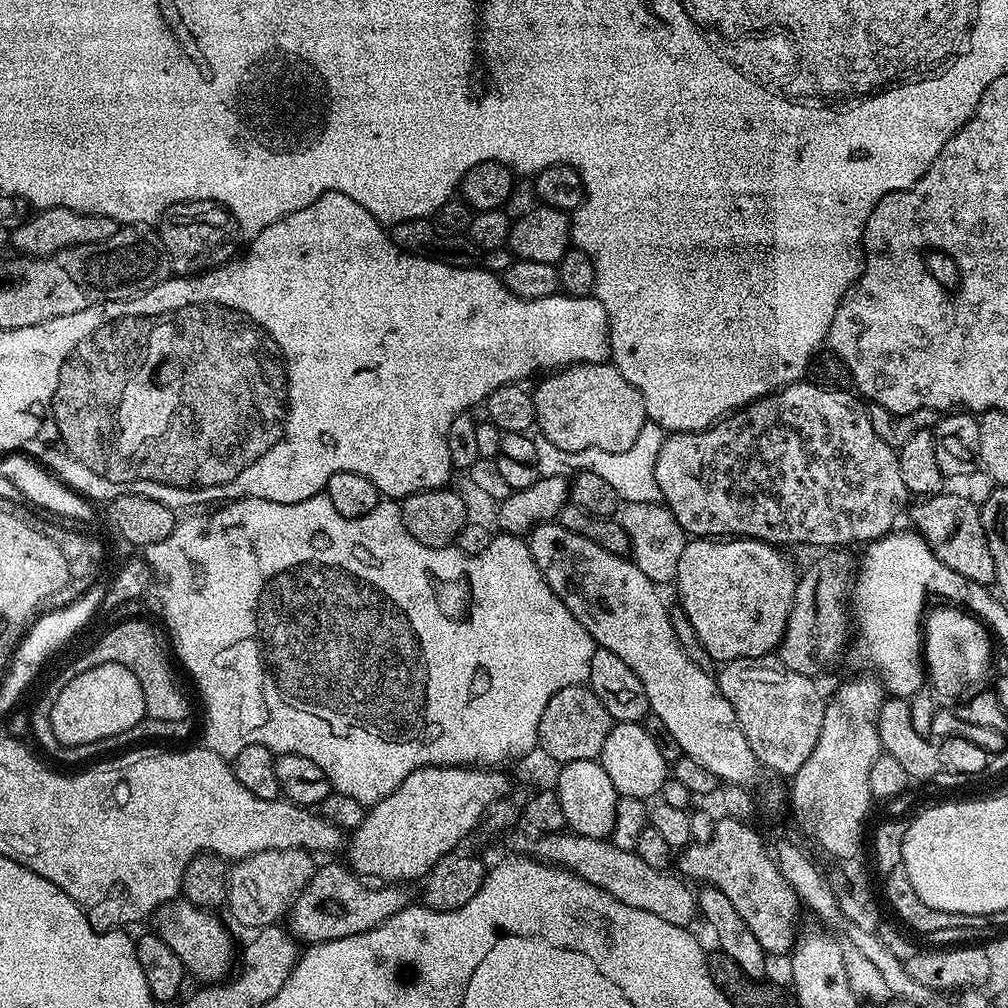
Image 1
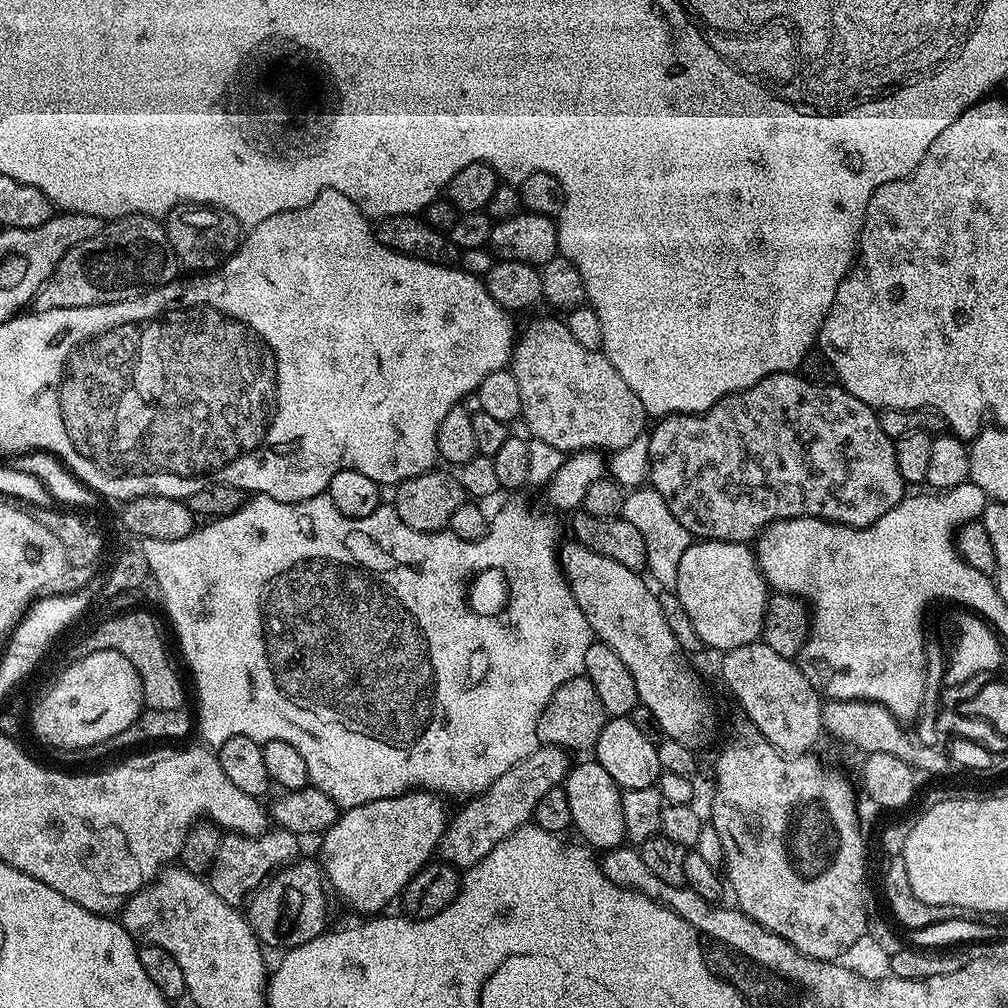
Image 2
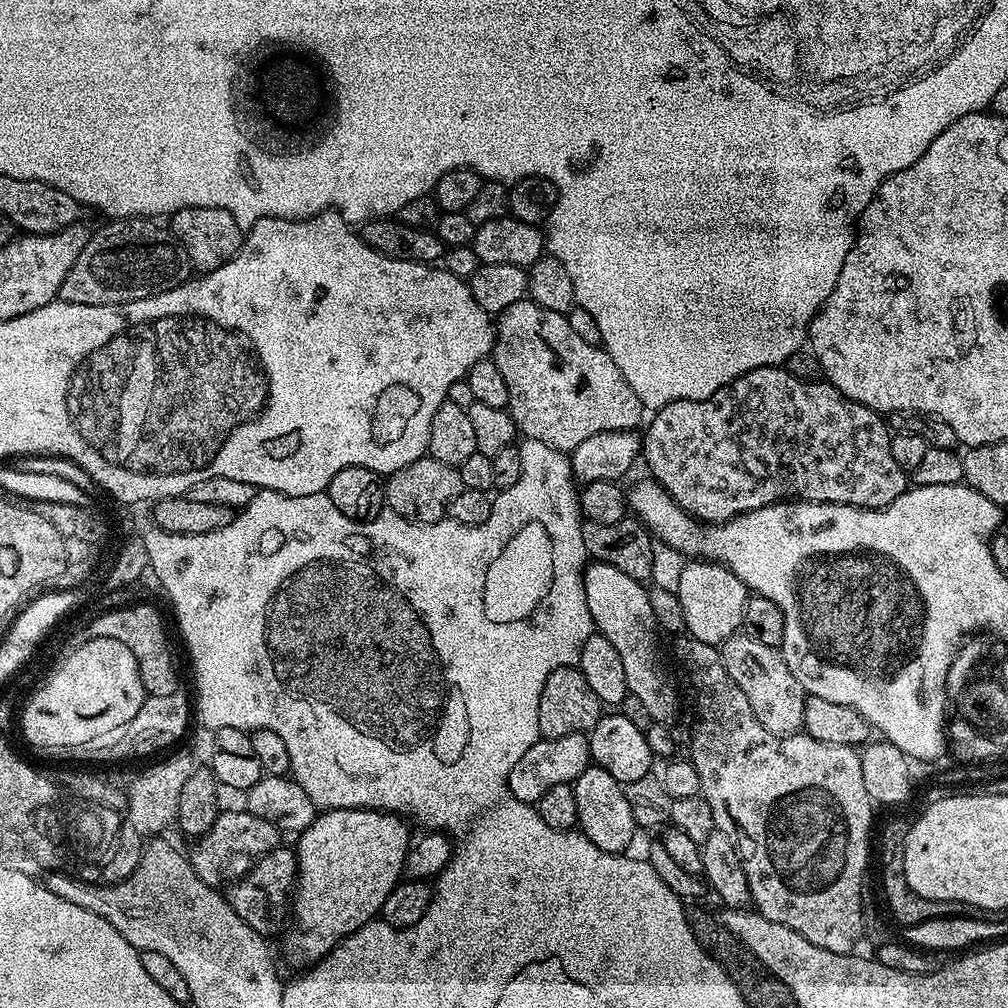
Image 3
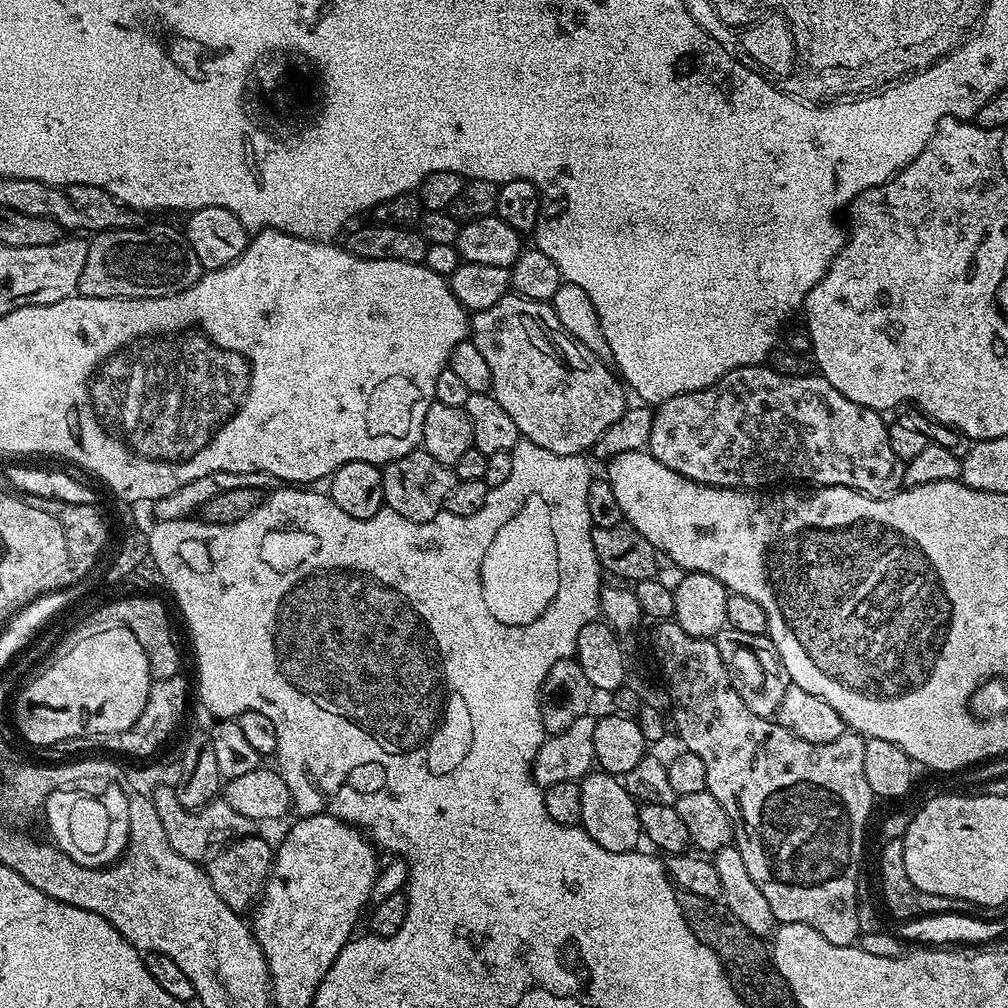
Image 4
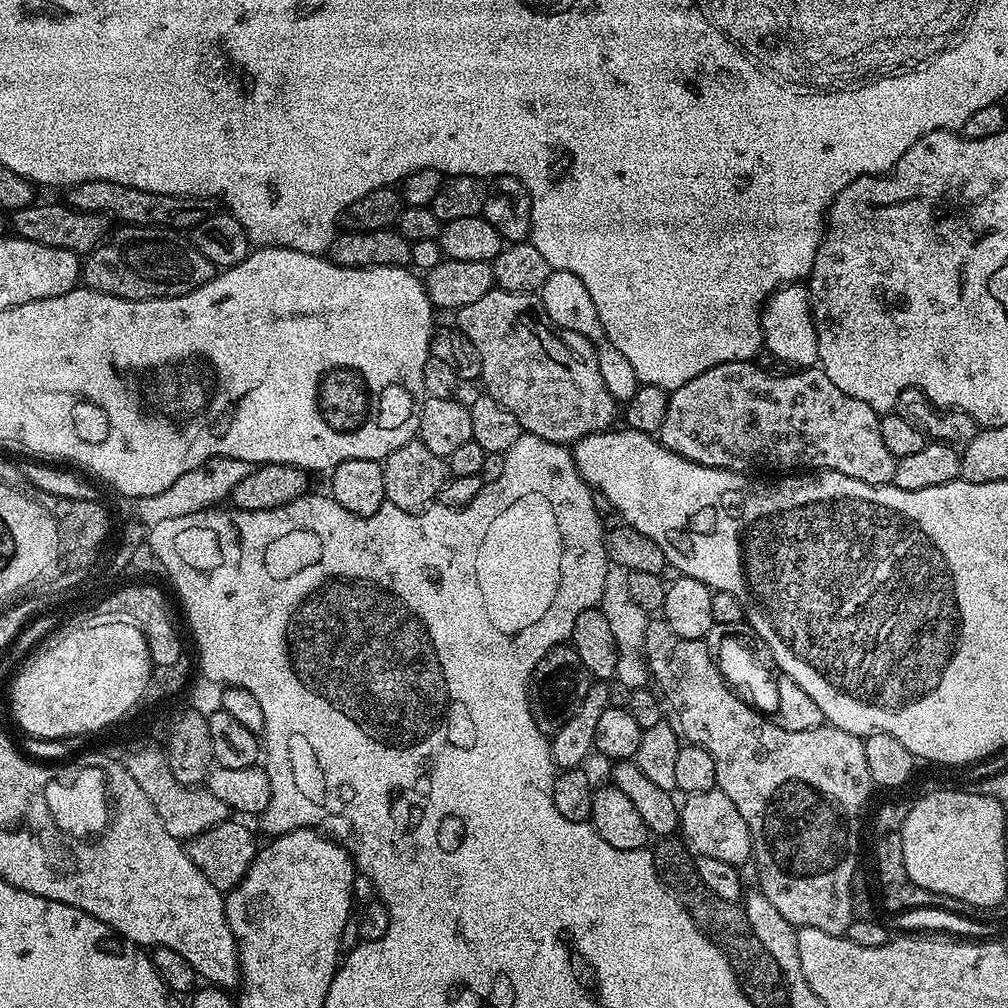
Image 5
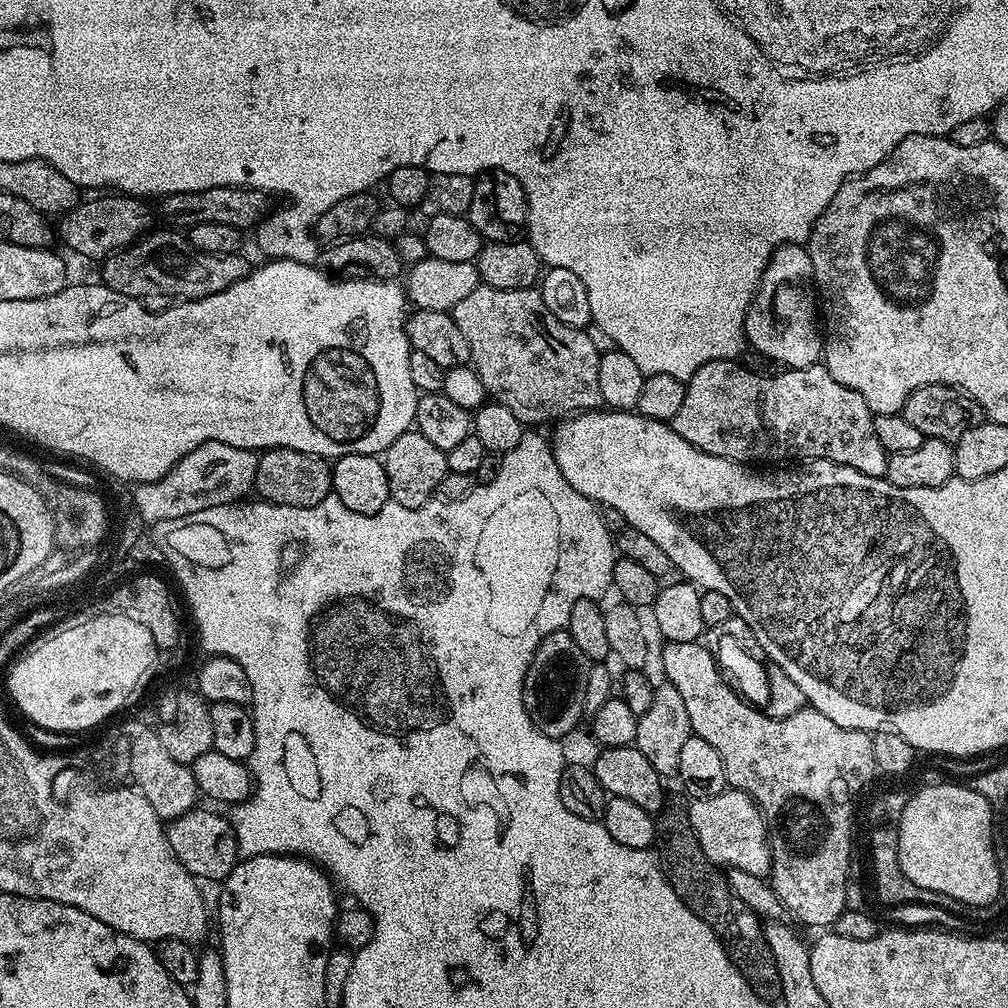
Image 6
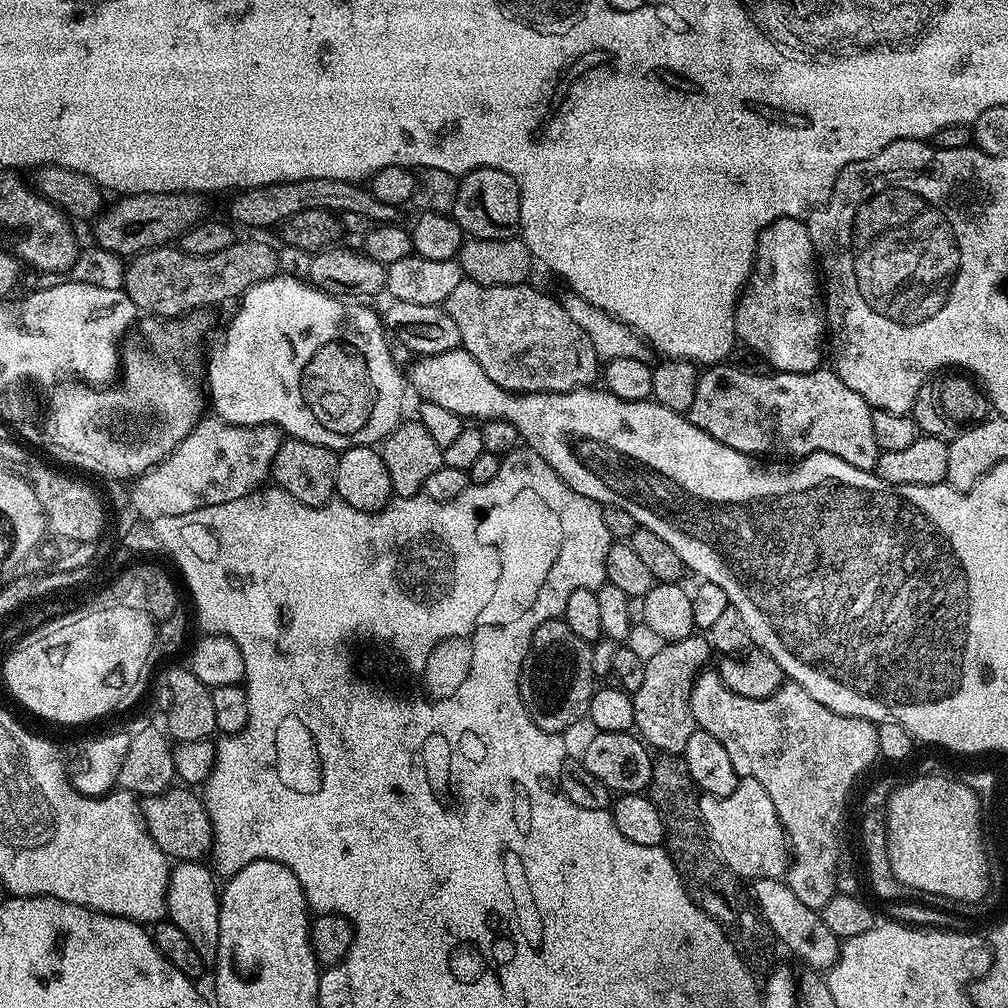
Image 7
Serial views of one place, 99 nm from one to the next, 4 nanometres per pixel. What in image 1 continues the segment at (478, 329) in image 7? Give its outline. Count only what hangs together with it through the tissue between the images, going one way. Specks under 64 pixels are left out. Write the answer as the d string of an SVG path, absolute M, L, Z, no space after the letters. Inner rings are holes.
M569 364L555 374L548 374L537 388L536 428L563 452L587 448L620 452L629 450L638 439L638 432L649 423L642 394L622 378L615 364Z

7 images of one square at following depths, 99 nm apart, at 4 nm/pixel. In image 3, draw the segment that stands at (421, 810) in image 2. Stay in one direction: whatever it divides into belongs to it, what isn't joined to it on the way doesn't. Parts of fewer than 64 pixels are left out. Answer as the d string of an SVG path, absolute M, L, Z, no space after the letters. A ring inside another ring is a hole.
M330 808L317 814L314 822L299 833L300 841L294 844L294 923L283 937L284 956L296 970L322 960L346 937L367 929L368 923L380 916L386 898L405 875L408 827L409 821L395 812Z

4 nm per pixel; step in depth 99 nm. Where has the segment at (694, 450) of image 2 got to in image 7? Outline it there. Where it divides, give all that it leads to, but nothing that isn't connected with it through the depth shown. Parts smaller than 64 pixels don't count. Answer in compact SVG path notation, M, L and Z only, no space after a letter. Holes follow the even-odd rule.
M721 362L705 367L701 371L700 377L698 378L698 390L694 390L694 402L690 402L690 410L686 415L691 424L698 426L698 430L704 430L706 434L710 434L710 438L718 438L718 442L722 442L739 452L744 452L747 456L759 456L761 458L799 458L827 450L828 432L832 428L832 422L866 422L868 424L872 420L873 411L873 408L866 402L866 398L862 398L862 394L854 394L854 390L850 390L850 386L846 386L846 382L842 382L842 378L838 378L835 371L829 370L824 366L817 368L814 372L773 371L771 374L759 376L758 374L743 373L742 370L733 367L731 363Z

